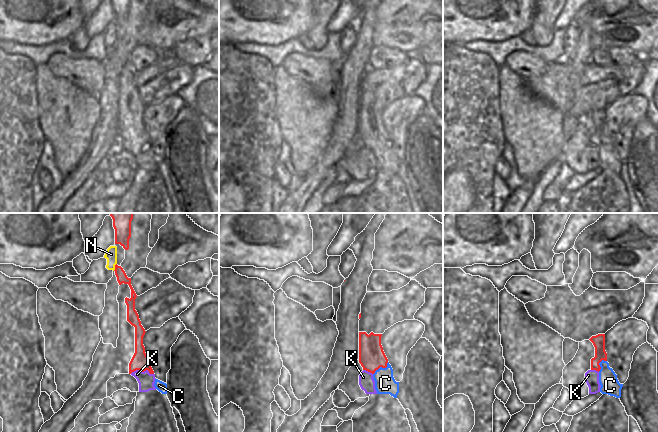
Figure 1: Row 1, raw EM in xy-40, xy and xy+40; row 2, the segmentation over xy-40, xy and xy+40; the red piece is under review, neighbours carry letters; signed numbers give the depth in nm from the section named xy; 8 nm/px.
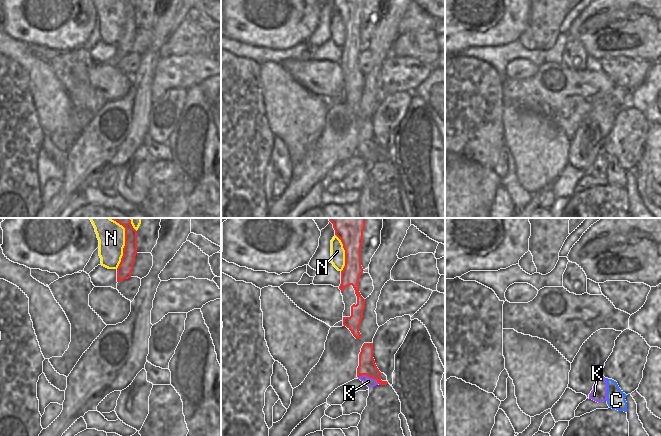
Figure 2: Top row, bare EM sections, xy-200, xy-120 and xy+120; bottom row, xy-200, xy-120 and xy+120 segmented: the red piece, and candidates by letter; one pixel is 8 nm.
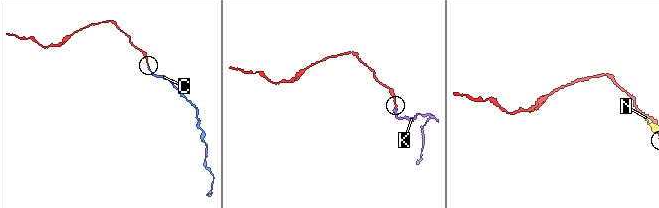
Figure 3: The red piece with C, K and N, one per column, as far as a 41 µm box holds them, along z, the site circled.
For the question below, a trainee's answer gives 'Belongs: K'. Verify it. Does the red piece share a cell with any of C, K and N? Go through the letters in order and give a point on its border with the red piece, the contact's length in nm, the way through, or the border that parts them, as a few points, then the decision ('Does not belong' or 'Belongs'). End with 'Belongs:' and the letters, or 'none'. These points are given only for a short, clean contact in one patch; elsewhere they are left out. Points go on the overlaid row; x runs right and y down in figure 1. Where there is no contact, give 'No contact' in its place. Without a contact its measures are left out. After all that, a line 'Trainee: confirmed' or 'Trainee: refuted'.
C: Touches red at xy (381, 366). Shared border 160 nm. Path across: xy (371, 355), (381, 366), (385, 383). Belongs
K: Touches red at xy-40 (142, 371). Shared border 190 nm. Boundary: xy-40 (130, 373), (136, 370), (147, 370), (153, 374). Does not belong
N: Touches red at xy-40 (115, 267). Shared border 70 nm. Does not belong
Belongs: C.
Trainee: refuted

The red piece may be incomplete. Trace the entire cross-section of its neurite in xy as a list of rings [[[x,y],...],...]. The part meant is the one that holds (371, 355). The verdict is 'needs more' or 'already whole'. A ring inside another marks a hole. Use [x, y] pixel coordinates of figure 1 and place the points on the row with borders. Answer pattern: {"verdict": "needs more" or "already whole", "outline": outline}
{"verdict": "needs more", "outline": [[[359,332],[359,363],[373,374],[377,394],[390,394],[397,398],[399,393],[399,382],[393,377],[393,369],[381,345],[382,334],[369,335]]]}

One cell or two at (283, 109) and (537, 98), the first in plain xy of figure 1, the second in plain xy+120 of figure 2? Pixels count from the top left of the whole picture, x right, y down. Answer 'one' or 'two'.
two

